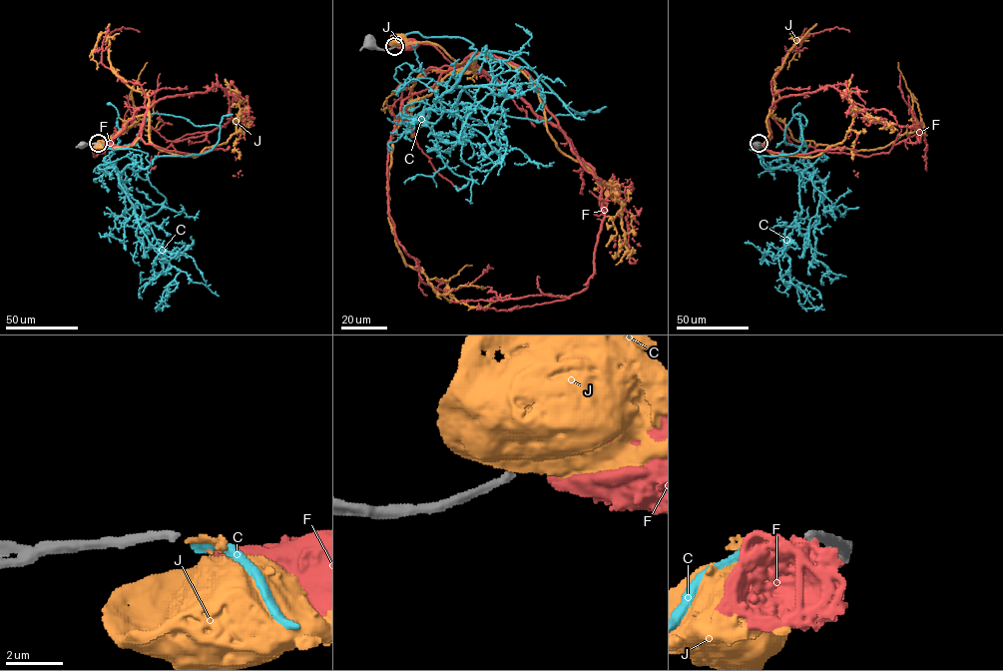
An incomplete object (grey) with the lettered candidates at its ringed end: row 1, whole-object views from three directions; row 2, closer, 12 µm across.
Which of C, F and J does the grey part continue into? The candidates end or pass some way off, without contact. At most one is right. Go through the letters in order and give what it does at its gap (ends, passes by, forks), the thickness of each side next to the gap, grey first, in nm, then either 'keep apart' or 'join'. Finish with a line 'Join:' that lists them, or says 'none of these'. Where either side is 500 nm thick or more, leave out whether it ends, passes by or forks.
C: it ends | 280/260 nm | join
F: it ends | 280/400 nm | keep apart
J: it ends | 280/150 nm | keep apart
Join: C

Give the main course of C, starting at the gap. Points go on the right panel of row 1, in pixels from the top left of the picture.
C: (758, 143), (765, 169), (759, 156), (797, 152), (799, 114), (784, 141), (804, 152), (799, 103)

